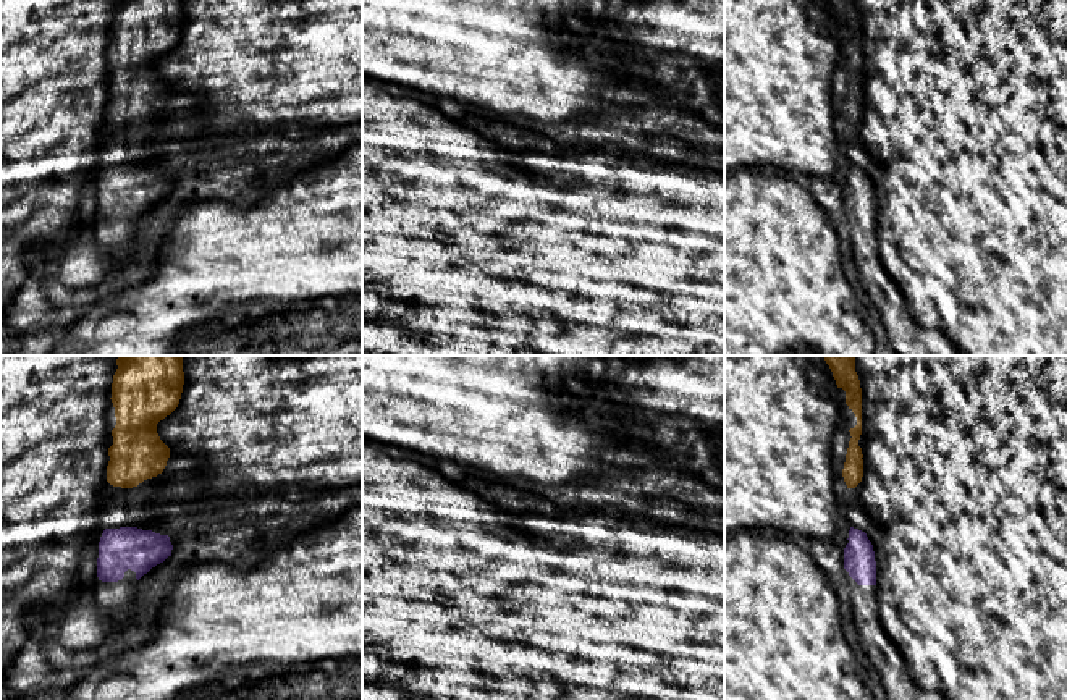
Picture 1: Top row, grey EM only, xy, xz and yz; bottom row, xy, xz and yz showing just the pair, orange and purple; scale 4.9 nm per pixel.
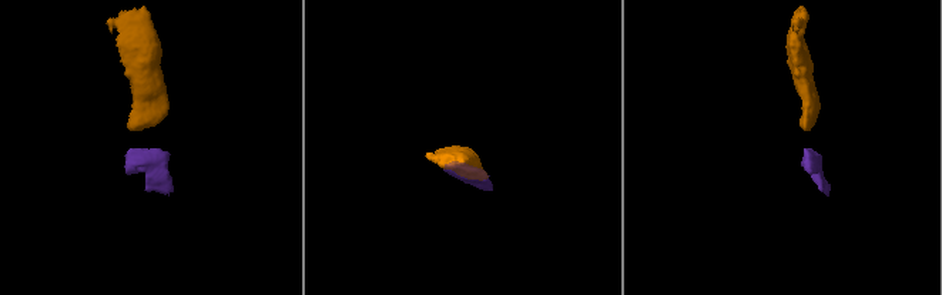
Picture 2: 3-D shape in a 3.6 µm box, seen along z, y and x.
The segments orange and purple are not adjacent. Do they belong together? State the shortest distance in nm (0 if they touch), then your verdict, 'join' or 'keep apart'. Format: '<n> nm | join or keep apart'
200 nm | join

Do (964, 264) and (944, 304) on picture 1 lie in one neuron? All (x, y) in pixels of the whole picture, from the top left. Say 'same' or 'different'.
same

